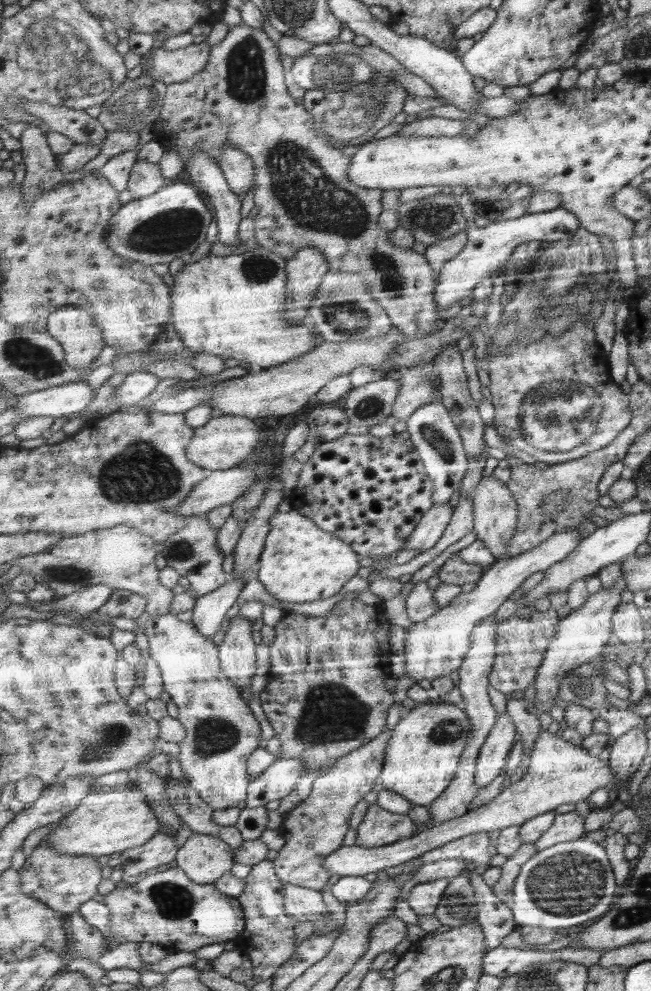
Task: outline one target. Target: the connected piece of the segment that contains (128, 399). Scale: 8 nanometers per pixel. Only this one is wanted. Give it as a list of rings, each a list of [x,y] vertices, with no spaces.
[[[132,373],[126,376],[124,384],[114,393],[114,400],[109,406],[115,404],[124,410],[141,400],[148,398],[154,389],[158,386],[160,379],[152,373]]]

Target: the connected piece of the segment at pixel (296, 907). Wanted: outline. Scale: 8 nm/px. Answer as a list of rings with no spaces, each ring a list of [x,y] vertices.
[[[289,883],[284,884],[284,889],[283,905],[289,915],[304,916],[304,920],[309,919],[310,922],[314,923],[315,927],[324,924],[328,911],[318,890]]]

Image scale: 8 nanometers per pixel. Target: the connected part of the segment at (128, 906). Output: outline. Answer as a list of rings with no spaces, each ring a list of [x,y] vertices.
[[[179,867],[141,876],[136,884],[105,895],[104,902],[111,908],[112,934],[104,932],[109,951],[130,942],[152,942],[164,948],[167,954],[192,953],[224,940],[232,942],[245,931],[243,906],[238,902],[234,918],[234,897],[216,892],[213,883],[193,882]]]

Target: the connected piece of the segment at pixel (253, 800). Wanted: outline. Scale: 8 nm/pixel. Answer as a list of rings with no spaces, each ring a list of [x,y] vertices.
[[[301,758],[276,759],[262,774],[249,781],[246,808],[258,808],[288,796],[306,770]]]

